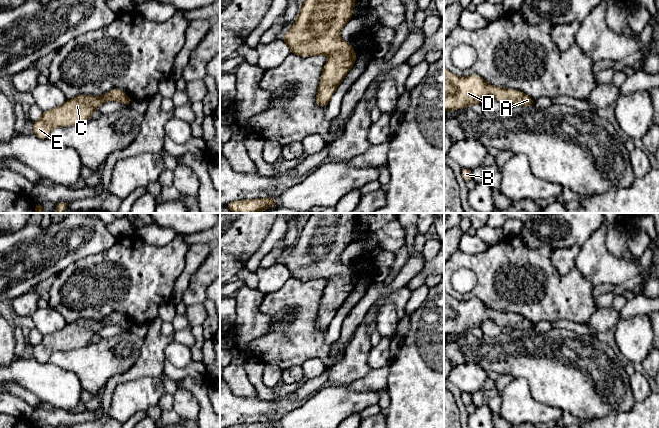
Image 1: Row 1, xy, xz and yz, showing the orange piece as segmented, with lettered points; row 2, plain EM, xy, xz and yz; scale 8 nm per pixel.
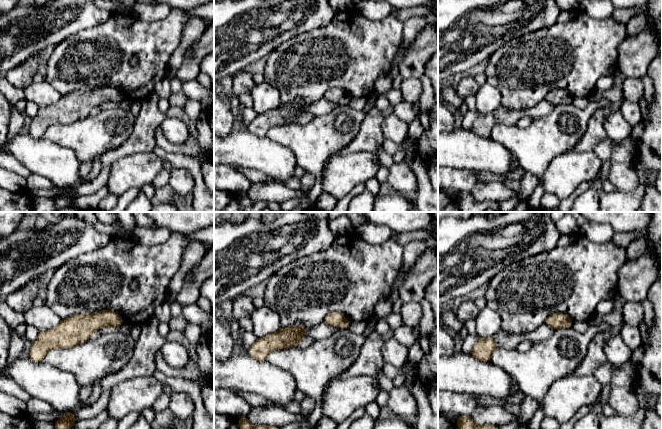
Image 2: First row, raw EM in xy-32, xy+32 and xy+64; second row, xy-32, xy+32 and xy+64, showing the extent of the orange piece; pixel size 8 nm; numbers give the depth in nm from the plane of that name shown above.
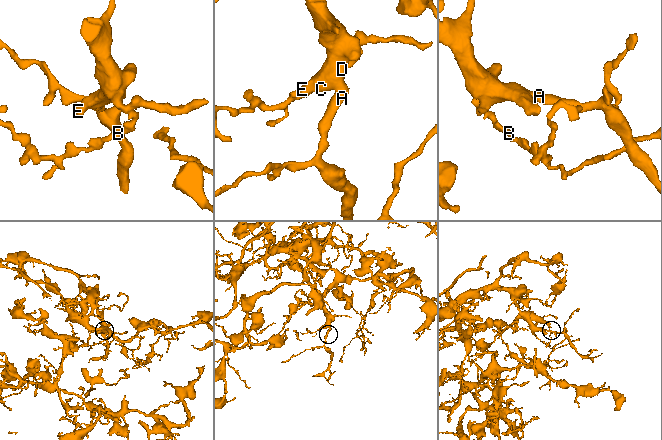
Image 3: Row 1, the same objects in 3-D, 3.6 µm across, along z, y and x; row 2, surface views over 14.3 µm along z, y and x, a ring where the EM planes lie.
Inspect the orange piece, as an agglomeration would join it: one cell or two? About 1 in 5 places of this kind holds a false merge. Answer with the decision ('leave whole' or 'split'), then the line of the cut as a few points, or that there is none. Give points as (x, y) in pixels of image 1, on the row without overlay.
leave whole; no cut

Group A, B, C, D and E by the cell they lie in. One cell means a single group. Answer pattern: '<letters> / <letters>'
A B C D E

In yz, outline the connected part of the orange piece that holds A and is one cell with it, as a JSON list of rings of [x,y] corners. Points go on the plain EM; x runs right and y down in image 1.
[[[444,290],[444,335],[480,329],[486,319],[493,321],[501,329],[508,325],[513,329],[534,330],[534,324],[521,315],[490,309],[477,298],[459,301]]]

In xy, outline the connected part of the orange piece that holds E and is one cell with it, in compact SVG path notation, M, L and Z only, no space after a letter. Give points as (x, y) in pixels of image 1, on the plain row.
M113 313L100 321L78 319L71 324L66 324L64 328L54 333L43 336L42 340L33 348L33 358L40 363L46 363L56 351L82 348L105 325L119 325L123 329L130 329L133 326L120 313Z

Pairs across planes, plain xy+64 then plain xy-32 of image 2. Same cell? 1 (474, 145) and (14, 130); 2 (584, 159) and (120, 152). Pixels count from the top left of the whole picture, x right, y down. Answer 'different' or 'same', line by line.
1: different
2: different

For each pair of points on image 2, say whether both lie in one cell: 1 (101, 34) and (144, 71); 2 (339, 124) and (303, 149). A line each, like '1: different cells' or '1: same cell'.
1: same cell
2: same cell

